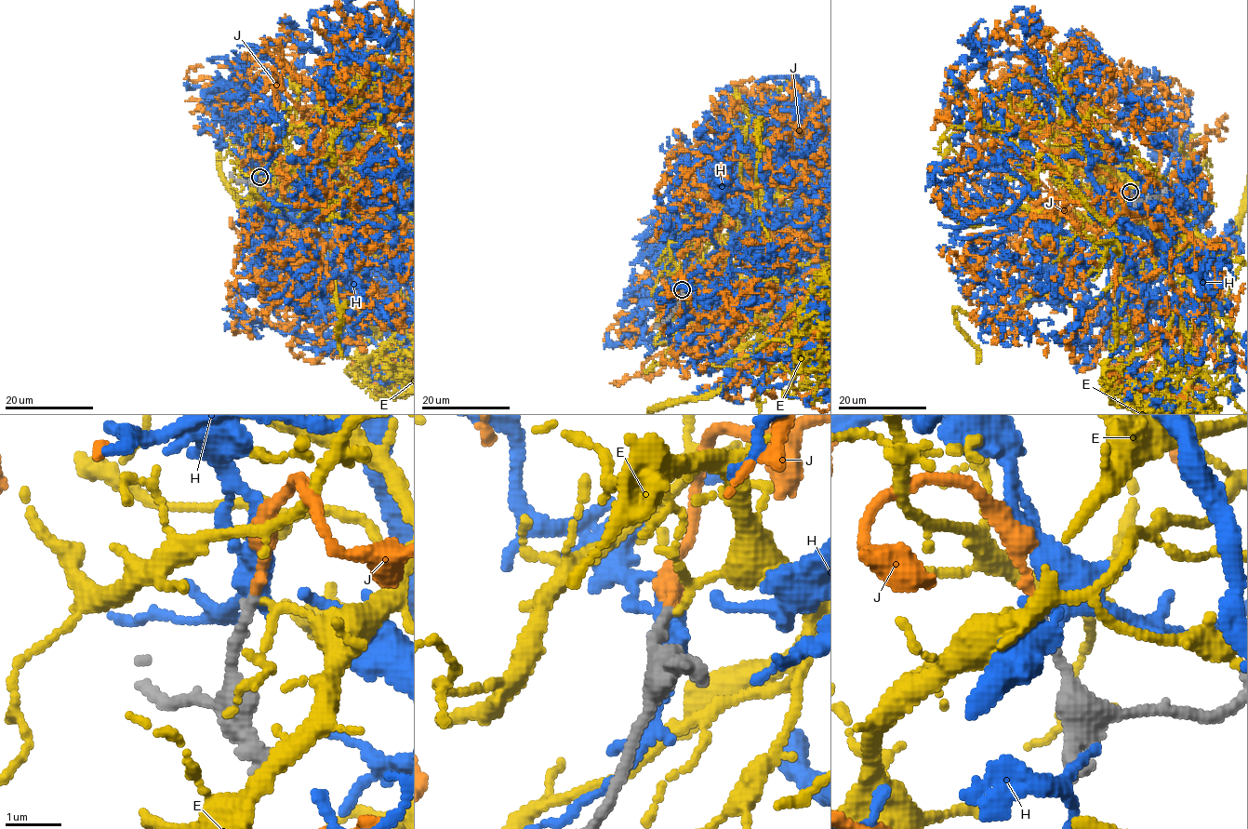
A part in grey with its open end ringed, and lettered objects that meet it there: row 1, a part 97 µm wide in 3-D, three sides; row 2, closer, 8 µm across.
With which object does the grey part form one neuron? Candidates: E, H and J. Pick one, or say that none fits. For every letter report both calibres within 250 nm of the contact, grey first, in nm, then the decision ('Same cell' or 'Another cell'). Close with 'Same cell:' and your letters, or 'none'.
E: Thickness 190 nm (grey) against 100 nm. Another cell
H: Thickness 200 nm (grey) against 320 nm. Another cell
J: Thickness 170 nm (grey) against 150 nm. Same cell
Same cell: J

